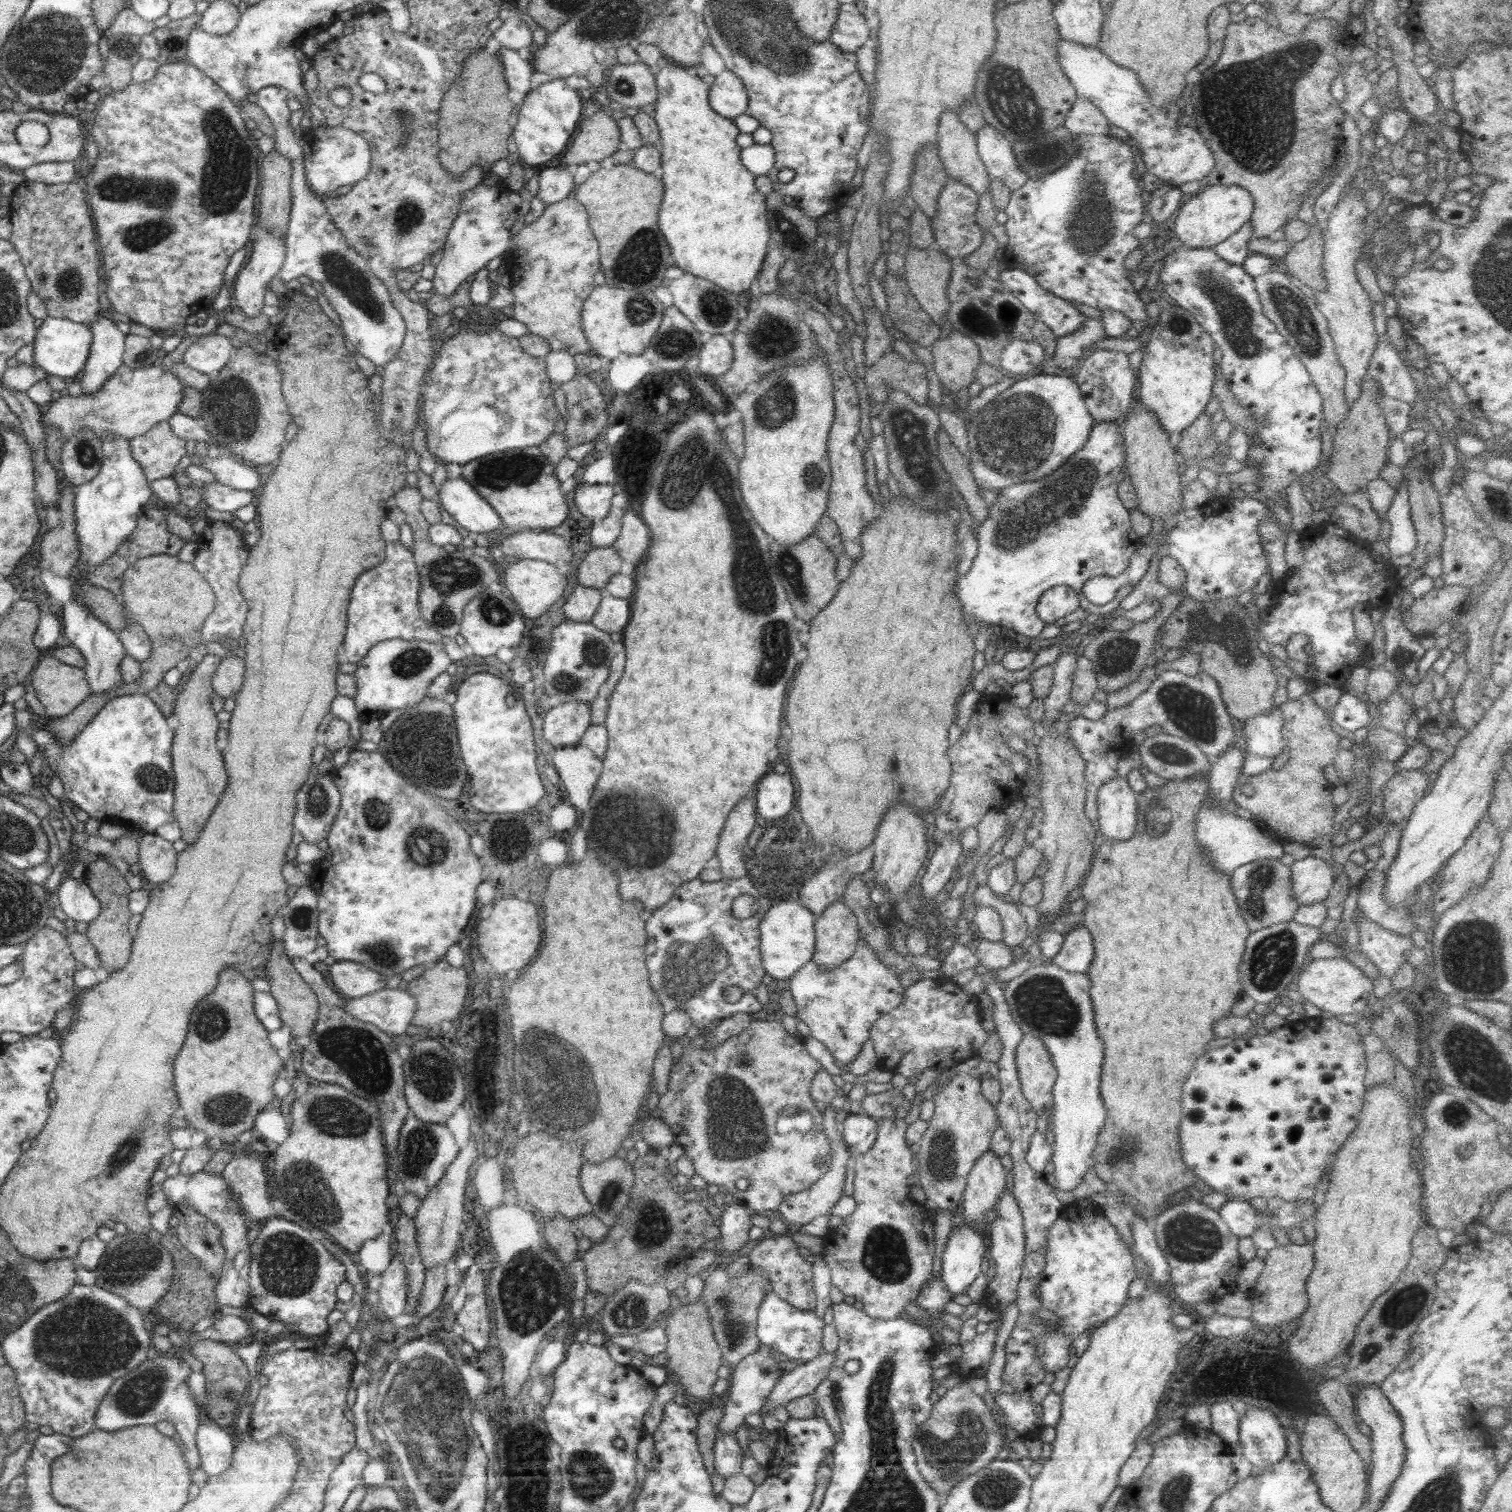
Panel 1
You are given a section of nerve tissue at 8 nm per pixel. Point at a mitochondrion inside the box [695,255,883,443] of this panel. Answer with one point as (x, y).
(771, 337)

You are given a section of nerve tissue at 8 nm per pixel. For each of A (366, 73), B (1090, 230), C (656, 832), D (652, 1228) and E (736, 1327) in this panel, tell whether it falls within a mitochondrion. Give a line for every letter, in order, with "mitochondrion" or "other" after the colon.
A: other
B: mitochondrion
C: mitochondrion
D: mitochondrion
E: mitochondrion

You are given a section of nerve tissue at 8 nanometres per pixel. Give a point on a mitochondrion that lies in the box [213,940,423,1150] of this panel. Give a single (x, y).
(361, 1057)

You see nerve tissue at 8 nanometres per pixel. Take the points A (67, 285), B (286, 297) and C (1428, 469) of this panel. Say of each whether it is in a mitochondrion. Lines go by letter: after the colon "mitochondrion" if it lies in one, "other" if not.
A: mitochondrion
B: other
C: other

